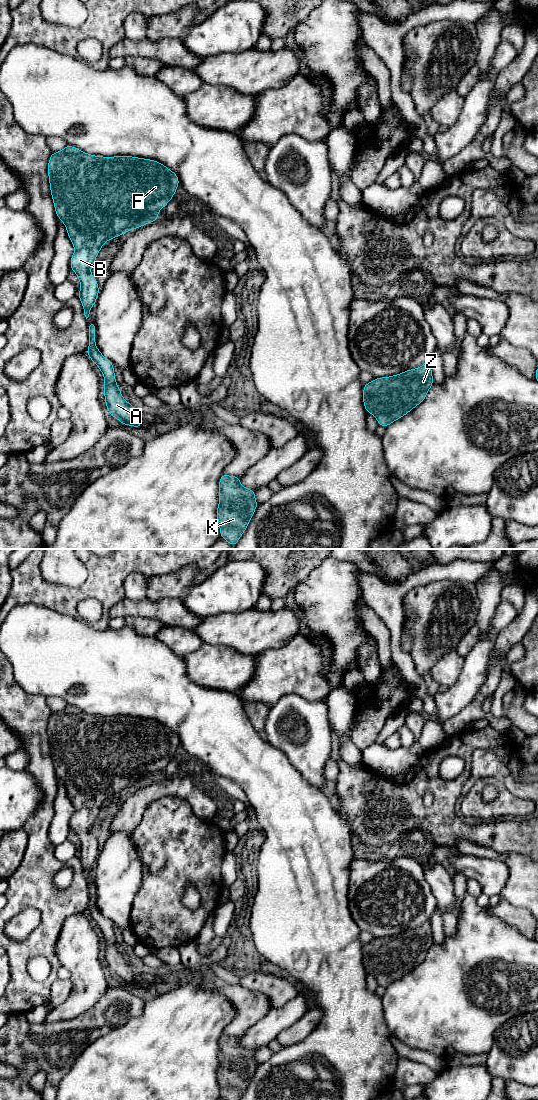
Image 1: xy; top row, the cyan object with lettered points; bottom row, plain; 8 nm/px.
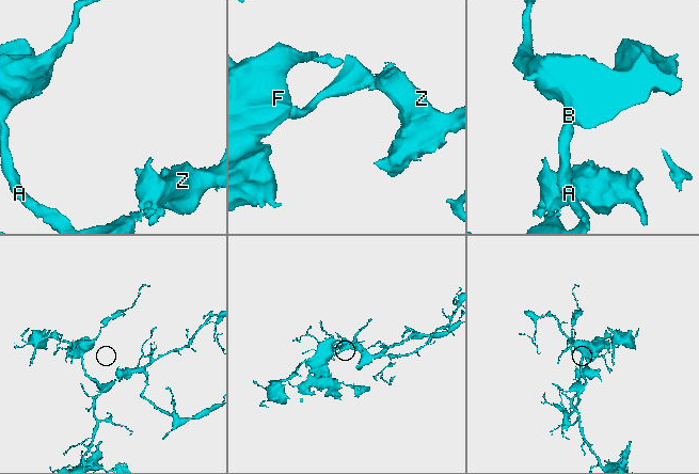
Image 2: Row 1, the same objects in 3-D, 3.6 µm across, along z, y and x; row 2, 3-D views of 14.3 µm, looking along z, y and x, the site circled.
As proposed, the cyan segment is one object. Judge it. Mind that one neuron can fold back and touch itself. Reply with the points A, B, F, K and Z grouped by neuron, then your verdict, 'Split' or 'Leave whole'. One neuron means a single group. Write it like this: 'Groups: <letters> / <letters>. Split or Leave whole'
Groups: A B F K Z. Leave whole

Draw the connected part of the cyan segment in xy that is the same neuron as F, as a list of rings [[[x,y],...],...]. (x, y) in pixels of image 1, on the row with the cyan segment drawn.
[[[68,144],[61,151],[51,153],[47,172],[56,216],[64,223],[75,248],[70,269],[81,284],[78,297],[87,319],[100,293],[90,270],[103,244],[131,229],[156,222],[159,219],[156,213],[173,198],[180,180],[156,160],[126,155],[96,156]]]

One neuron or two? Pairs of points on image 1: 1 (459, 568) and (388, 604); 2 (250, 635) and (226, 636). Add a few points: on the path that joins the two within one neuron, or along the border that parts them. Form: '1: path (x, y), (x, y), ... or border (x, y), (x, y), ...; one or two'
1: path (441, 572), (414, 579), (406, 586); one
2: path (244, 635), (232, 635); one

